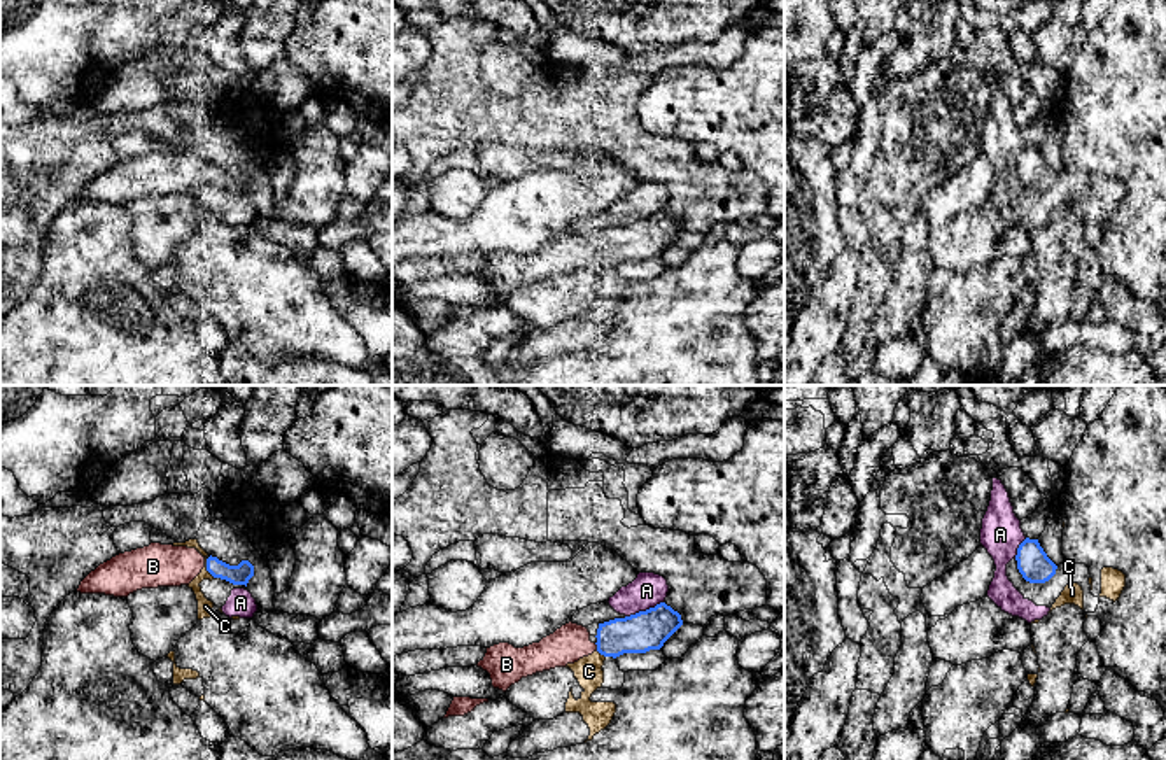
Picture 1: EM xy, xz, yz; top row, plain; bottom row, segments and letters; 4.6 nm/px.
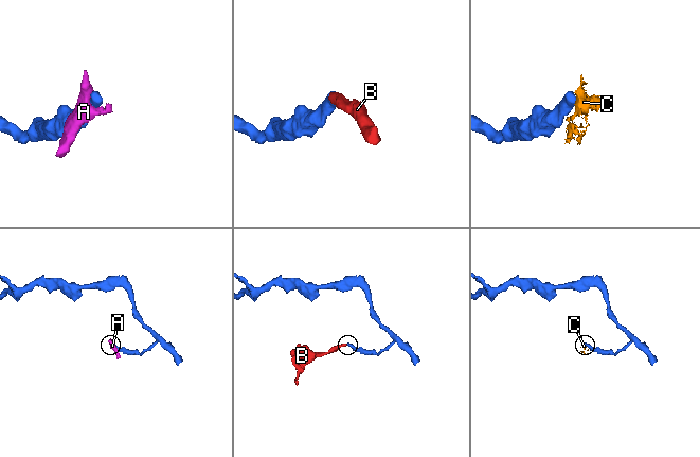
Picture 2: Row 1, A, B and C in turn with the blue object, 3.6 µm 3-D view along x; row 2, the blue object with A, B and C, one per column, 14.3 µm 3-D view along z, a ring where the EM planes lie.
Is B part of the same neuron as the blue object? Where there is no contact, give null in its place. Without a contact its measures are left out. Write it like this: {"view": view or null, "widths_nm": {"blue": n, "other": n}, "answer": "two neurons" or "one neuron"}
{"view": "xz", "widths_nm": {"blue": 180, "other": 170}, "answer": "one neuron"}

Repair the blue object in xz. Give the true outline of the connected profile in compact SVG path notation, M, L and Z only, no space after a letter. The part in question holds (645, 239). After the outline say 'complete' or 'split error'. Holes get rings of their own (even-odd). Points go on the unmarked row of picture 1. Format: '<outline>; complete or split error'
M660 210L646 219L599 231L595 250L590 249L587 235L569 229L523 256L509 250L494 252L476 273L490 282L494 296L506 299L522 285L565 275L594 259L616 266L623 261L660 257L681 233L681 222Z; split error

